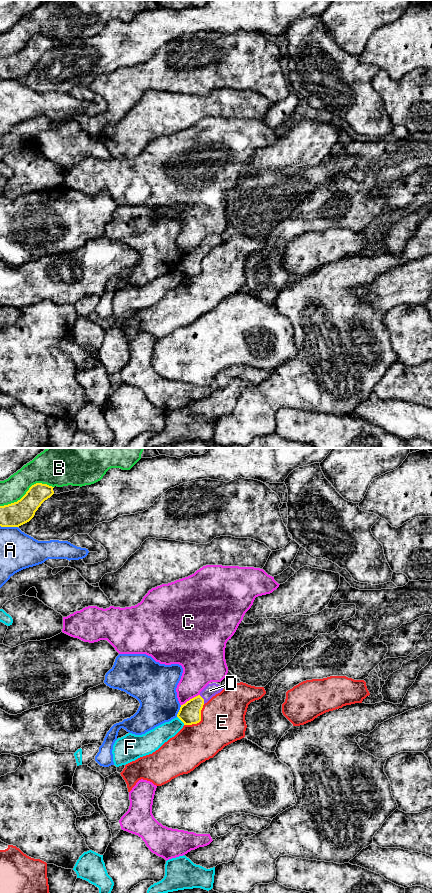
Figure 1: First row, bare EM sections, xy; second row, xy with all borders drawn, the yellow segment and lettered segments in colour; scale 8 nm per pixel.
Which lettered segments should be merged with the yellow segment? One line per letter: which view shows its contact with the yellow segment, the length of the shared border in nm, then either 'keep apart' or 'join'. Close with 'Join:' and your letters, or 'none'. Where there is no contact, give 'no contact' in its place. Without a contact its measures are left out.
A: contact in xy; length 140 nm; keep apart
B: contact in xy; length 460 nm; keep apart
C: contact in xy; length 180 nm; keep apart
D: contact in xy; length 80 nm; join
E: contact in xy; length 240 nm; keep apart
F: contact in xy; length 90 nm; keep apart
Join: D

